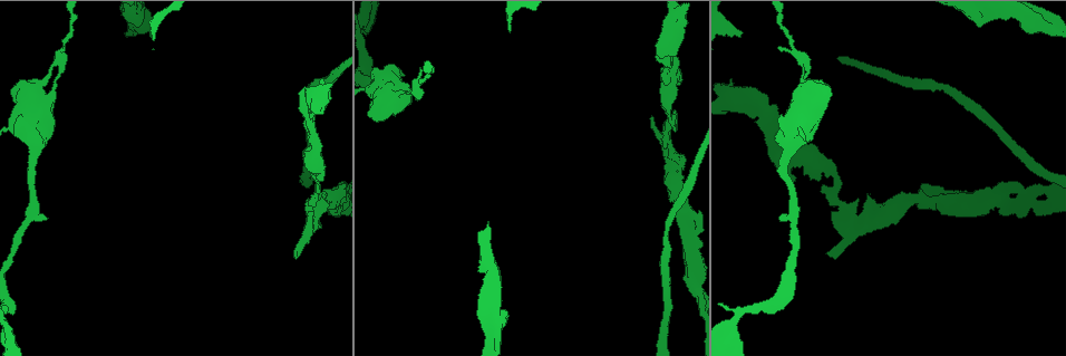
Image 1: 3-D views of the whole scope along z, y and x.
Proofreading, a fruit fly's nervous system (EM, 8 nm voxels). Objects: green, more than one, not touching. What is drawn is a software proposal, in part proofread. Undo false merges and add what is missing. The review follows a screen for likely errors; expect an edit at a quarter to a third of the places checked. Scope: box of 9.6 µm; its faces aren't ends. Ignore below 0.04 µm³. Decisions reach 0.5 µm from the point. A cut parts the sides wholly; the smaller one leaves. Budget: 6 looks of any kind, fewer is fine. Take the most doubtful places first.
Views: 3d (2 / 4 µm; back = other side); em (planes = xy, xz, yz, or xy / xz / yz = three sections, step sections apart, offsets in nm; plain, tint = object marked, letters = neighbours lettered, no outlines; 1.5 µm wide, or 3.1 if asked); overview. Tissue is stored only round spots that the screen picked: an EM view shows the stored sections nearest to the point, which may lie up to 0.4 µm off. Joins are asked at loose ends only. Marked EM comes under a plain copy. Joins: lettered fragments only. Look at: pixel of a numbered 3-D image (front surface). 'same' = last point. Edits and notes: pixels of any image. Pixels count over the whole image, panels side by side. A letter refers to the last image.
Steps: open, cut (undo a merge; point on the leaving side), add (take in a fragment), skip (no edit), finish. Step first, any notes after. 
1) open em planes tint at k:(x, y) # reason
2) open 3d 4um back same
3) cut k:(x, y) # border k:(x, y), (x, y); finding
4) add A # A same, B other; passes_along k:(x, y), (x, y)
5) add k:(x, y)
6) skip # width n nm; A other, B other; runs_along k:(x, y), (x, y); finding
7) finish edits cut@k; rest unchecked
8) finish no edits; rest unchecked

open em yz step 4 tint at 1:(295, 253) # branch stops here

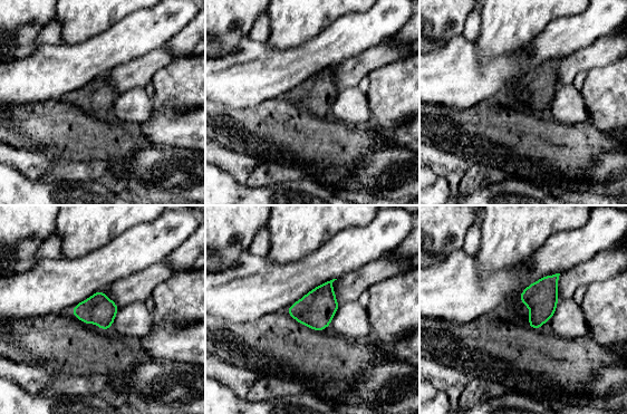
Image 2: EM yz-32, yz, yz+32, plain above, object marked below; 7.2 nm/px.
open em planes letters same # another direction

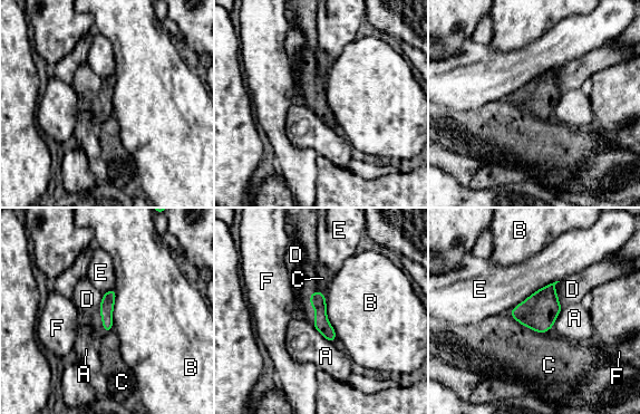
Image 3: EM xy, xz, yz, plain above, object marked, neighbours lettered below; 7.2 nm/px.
skip # A other, B other, C other, D other, E other, F other; runs_along 3:(314, 295), (321, 324), (331, 338); no lettered fragment goes on from it

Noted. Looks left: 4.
open 3d 4um at 1:(878, 204) # an open end

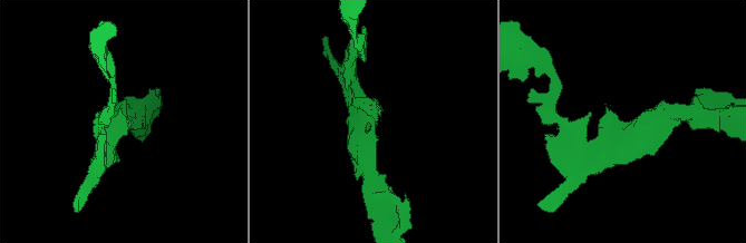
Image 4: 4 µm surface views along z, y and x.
open em planes letters at 4:(123, 120)

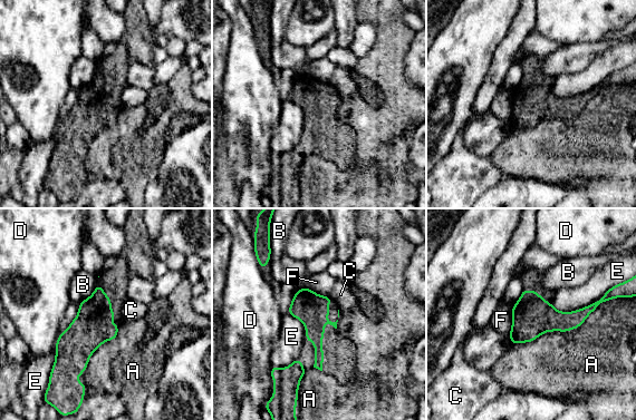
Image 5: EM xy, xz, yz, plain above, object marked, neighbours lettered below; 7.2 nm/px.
skip # width 240 nm; A other, B other, C other, D other, E other, F other; border 5:(608, 289), (572, 311), (550, 303); no lettered fragment goes on from it

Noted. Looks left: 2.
open em planes tint at 1:(781, 117) # thick end

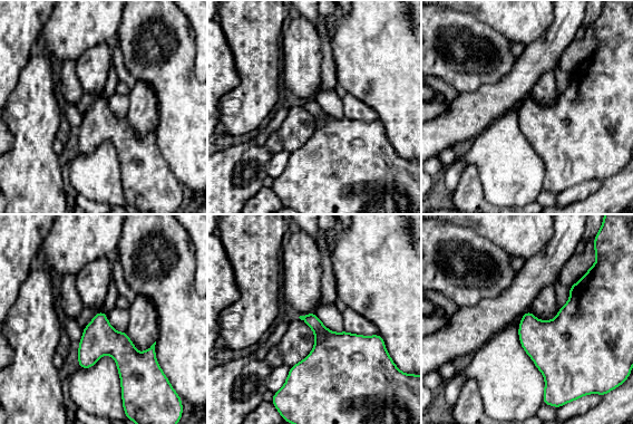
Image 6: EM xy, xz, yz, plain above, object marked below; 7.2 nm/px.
open em planes letters same

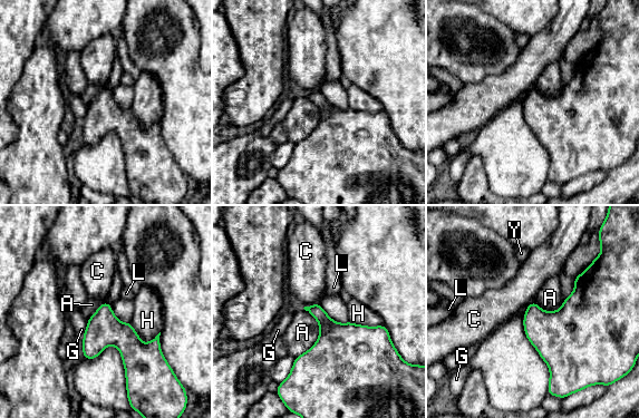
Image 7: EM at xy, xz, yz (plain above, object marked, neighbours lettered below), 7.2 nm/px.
add 7:(307, 271) # A other, C same, G other, H other, L other, Y other; the neuron continues

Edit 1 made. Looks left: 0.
finish edits add@7; rest unchecked

